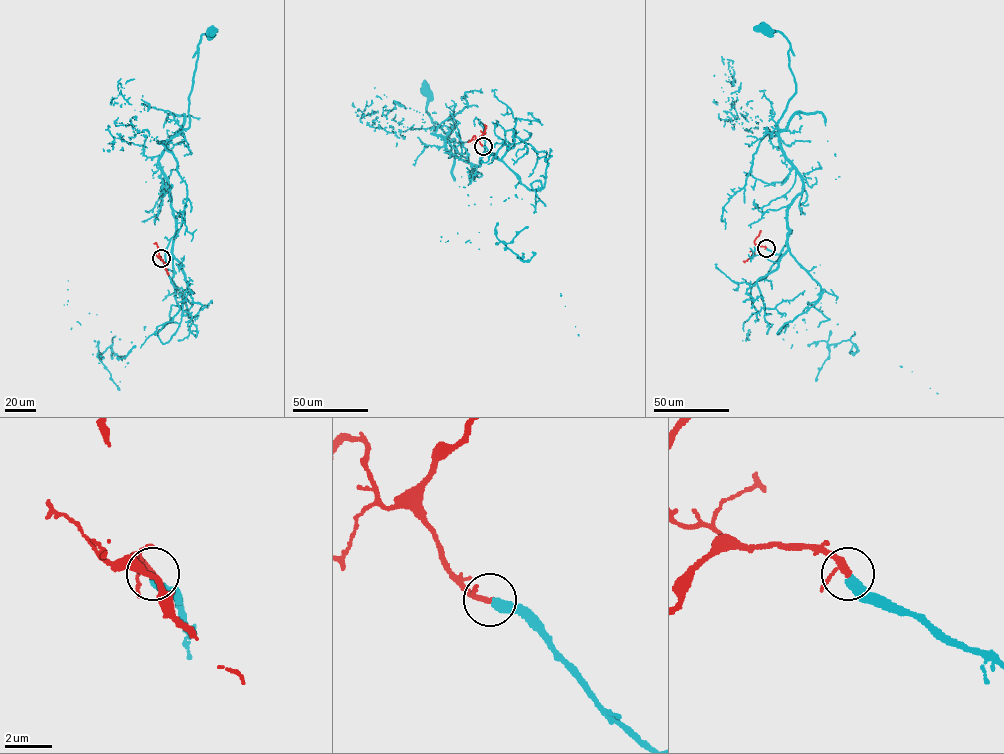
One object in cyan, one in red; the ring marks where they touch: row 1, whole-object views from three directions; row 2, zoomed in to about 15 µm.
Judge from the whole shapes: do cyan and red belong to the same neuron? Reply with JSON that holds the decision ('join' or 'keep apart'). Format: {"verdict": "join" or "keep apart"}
{"verdict": "join"}

